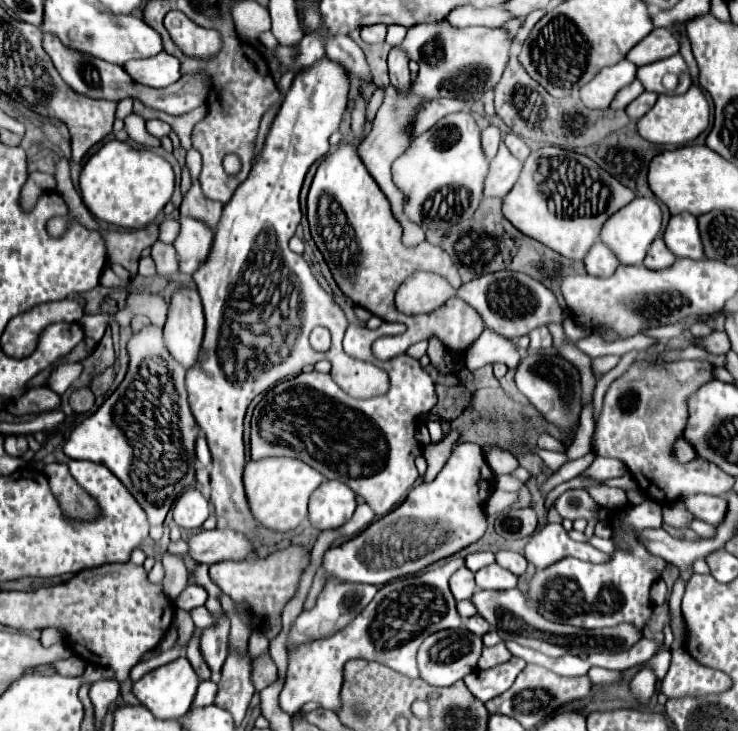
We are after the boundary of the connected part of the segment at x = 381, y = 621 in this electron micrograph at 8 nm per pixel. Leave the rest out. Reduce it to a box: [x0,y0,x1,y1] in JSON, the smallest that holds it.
[281,559,463,713]

